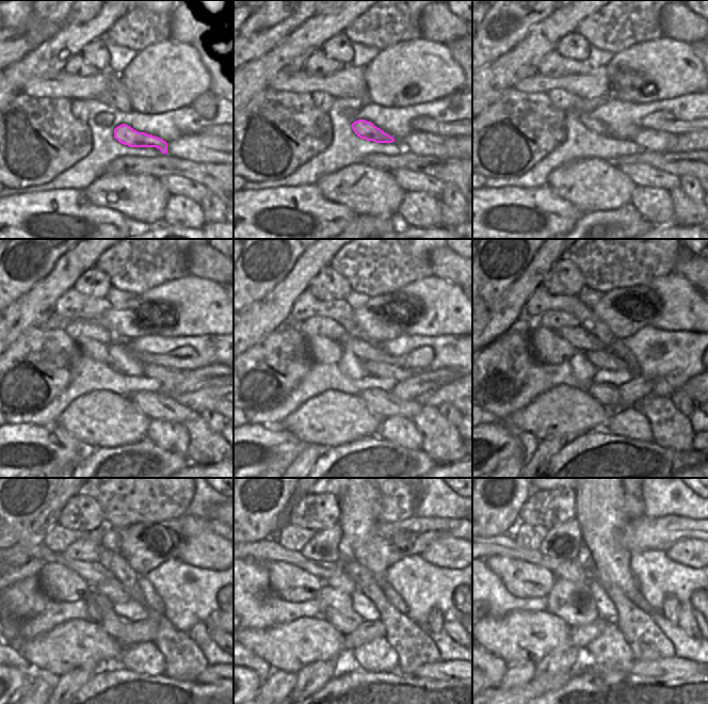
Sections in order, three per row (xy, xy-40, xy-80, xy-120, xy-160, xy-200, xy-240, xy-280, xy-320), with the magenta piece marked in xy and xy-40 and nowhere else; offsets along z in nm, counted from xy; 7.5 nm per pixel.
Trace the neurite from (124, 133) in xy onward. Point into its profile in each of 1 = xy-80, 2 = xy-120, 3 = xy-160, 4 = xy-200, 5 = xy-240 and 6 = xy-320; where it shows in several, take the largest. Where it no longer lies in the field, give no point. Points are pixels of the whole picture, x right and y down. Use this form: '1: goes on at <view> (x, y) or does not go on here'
1: goes on at xy-80 (593, 125)
2: goes on at xy-120 (89, 348)
3: goes on at xy-160 (322, 350)
4: goes on at xy-200 (548, 347)
5: goes on at xy-240 (60, 584)
6: goes on at xy-320 (523, 579)

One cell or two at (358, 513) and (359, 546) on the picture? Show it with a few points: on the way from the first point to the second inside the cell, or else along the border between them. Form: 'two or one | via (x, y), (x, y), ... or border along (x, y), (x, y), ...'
one | via (358, 522), (358, 538)

